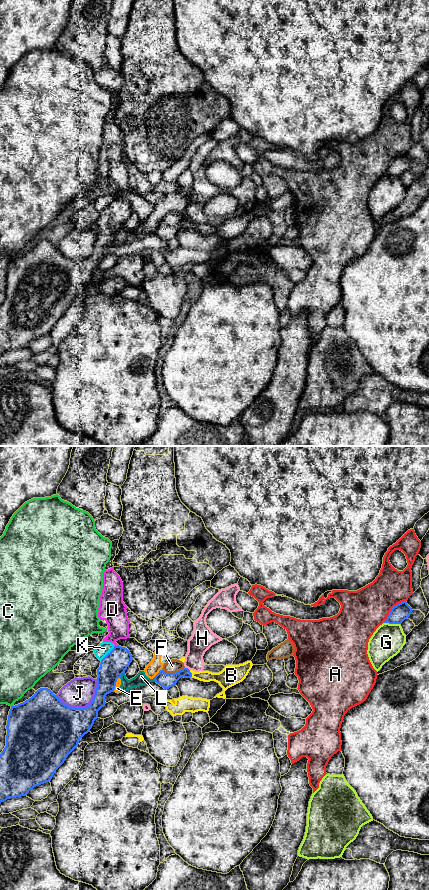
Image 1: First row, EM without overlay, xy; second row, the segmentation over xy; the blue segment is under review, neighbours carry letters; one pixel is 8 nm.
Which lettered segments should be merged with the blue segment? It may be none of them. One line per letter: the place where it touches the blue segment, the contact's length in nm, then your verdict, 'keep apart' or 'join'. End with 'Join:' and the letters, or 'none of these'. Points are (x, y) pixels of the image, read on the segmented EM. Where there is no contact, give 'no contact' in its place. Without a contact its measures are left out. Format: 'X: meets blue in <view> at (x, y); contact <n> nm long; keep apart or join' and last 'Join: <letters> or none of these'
A: meets blue in xy at (391, 609); contact 260 nm long; keep apart
B: meets blue in xy at (191, 673); contact 60 nm long; keep apart
C: meets blue in xy at (12, 706); contact 30 nm long; keep apart
D: meets blue in xy at (117, 646); contact 30 nm long; keep apart
E: meets blue in xy at (115, 684); contact 130 nm long; keep apart
F: meets blue in xy at (173, 673); contact 190 nm long; keep apart
G: meets blue in xy at (391, 623); contact 140 nm long; keep apart
H: meets blue in xy at (187, 668); contact 50 nm long; keep apart
J: meets blue in xy at (84, 708); contact 360 nm long; keep apart
K: meets blue in xy at (108, 653); contact 170 nm long; keep apart
L: meets blue in xy at (121, 674); contact 70 nm long; keep apart
Join: none of these

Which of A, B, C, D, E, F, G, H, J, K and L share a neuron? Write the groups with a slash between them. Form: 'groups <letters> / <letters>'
groups A / B E L / C D F / G / H / J / K

